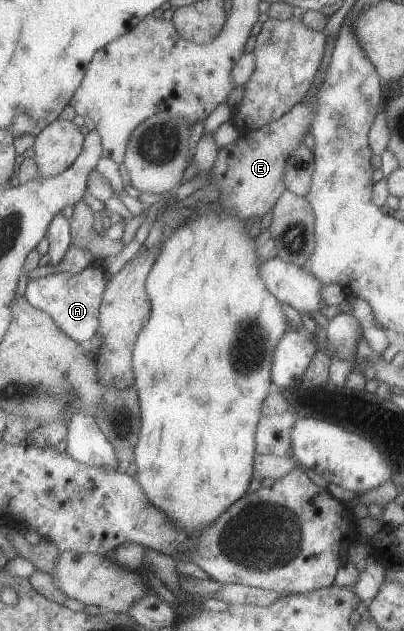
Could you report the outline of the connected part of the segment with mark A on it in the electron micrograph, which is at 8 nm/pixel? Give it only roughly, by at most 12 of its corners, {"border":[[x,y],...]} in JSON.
{"border":[[77,274],[28,280],[23,297],[65,336],[90,345],[110,276]]}

